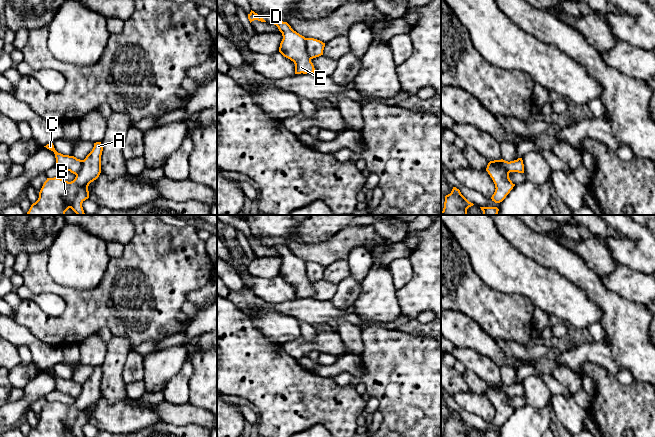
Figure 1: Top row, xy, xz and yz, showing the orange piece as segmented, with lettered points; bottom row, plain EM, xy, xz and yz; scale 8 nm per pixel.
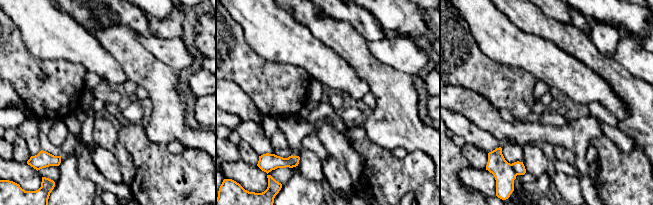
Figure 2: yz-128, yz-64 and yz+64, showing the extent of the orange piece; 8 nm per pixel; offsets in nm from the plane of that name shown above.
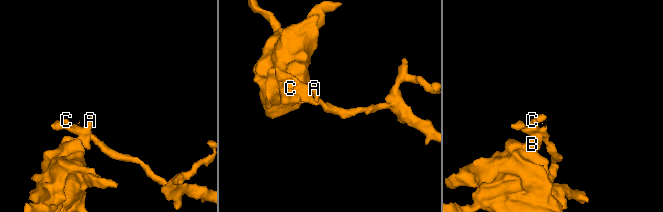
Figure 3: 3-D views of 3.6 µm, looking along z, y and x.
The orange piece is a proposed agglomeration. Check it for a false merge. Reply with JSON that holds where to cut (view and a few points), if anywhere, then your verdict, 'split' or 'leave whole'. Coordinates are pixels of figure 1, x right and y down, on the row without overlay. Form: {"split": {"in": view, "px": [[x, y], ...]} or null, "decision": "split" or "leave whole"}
{"split": {"in": "xz", "px": [[305, 262], [305, 273], [310, 283]]}, "decision": "split"}

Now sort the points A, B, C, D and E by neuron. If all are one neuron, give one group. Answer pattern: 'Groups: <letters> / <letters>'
Groups: A B / C D E

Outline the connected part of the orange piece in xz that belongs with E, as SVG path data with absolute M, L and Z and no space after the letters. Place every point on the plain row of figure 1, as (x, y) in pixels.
M276 245L276 249L282 257L279 276L295 288L295 298L314 297L314 289L306 274L306 262L294 255L287 246Z

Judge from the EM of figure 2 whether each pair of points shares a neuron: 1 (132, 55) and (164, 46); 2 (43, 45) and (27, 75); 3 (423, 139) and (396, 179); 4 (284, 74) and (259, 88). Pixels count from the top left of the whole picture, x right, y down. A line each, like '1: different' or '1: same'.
1: different
2: different
3: different
4: same

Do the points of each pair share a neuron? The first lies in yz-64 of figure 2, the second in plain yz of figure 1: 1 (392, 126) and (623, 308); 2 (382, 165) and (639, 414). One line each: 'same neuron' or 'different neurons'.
1: same neuron
2: same neuron

